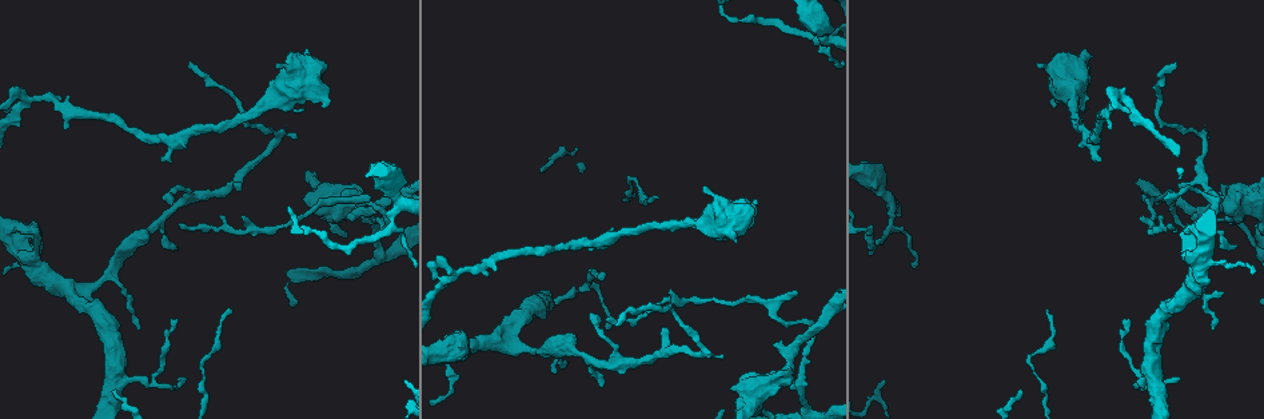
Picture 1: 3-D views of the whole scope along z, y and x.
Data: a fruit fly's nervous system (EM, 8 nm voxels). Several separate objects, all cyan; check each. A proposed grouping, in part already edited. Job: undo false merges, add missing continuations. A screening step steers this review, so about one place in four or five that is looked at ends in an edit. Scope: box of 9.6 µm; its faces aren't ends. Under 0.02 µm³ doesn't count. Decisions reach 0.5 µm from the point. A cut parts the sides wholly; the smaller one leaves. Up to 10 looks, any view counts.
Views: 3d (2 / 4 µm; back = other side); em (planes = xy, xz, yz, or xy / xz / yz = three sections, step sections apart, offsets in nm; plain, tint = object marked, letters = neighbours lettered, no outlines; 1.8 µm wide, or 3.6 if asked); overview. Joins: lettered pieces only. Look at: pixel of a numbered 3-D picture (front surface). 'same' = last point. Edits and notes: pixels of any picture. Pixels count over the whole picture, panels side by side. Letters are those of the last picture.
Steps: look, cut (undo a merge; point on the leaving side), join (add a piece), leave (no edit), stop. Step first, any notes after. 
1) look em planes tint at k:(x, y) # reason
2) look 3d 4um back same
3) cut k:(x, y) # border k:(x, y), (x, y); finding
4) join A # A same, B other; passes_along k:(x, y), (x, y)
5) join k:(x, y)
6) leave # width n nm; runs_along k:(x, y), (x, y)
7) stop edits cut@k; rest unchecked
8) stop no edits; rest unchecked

look 3d 2um back at 1:(588, 249)

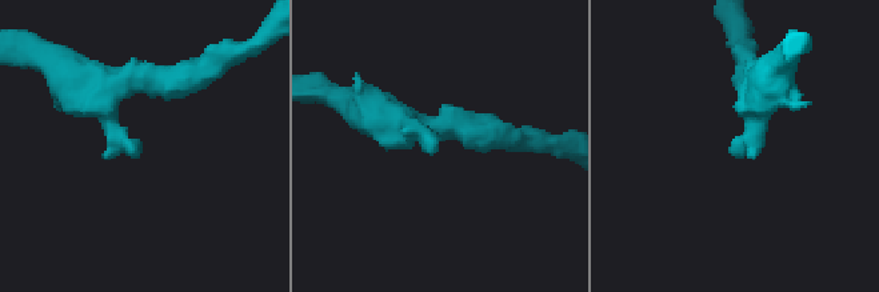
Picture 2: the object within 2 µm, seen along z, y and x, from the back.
look em xz step 8 letters at 2:(430, 151) # now the EM

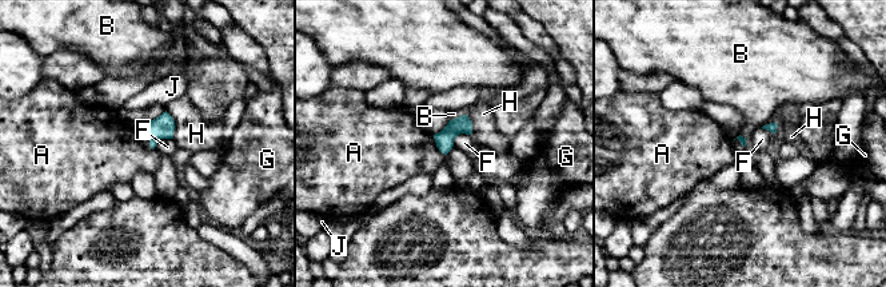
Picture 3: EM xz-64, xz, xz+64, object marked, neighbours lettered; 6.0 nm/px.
leave # A other, B other, F other, G other, H other, J other; border 3:(432, 135), (436, 147), (446, 155); no lettered piece goes on from it

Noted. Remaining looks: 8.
look em yz step 8 tint at 1:(665, 329) # branch stops here

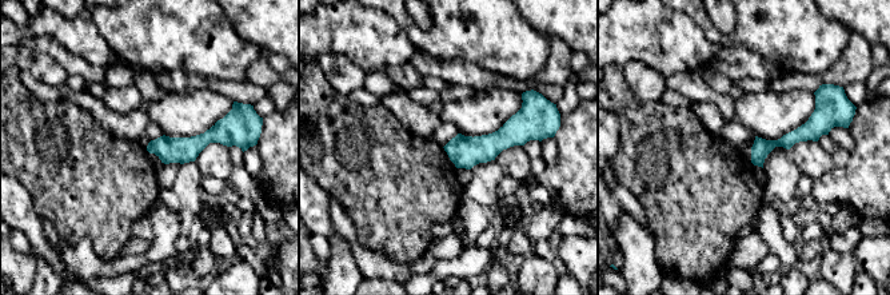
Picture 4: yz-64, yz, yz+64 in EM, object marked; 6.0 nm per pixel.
look em yz step 8 letters same

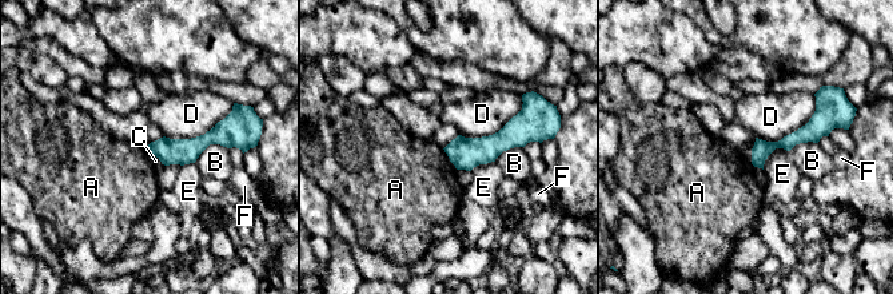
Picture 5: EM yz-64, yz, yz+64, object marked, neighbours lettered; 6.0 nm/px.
leave # A other, B other, C other, D other, E other, F other; runs_along 5:(228, 136), (188, 150), (151, 150); no lettered piece goes on from it

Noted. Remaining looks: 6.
look 3d 4um at 1:(1210, 137) # branch stops here

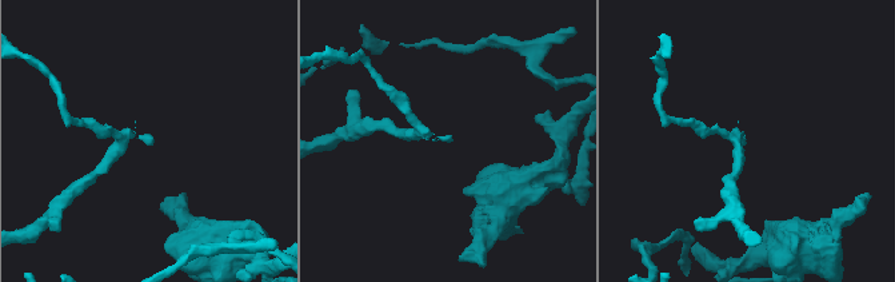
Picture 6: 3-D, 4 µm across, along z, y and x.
look em planes letters at 6:(152, 140) # now the EM

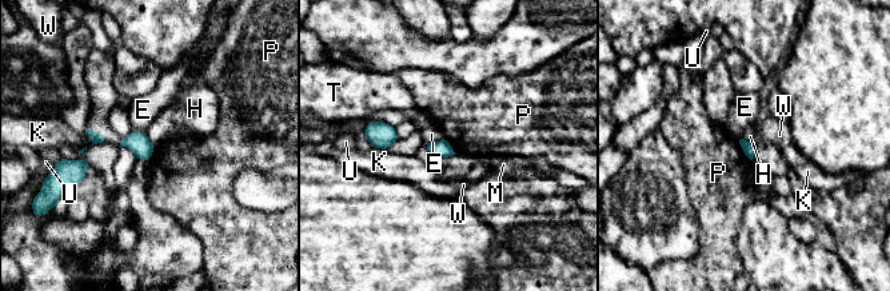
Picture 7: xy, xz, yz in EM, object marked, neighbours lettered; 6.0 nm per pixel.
leave # E other, H other, K other, M other, P other, T other, U other, W other; border 7:(738, 140), (743, 154), (750, 160); none of them fits

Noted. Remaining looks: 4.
look 3d 4um at 1:(301, 111) # branch stops here

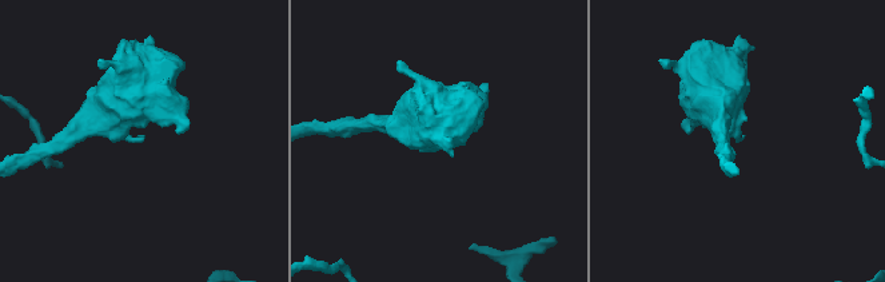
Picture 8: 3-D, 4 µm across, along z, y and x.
look em 3.6um yz step 8 letters at 8:(740, 135) # shape alone is not enough

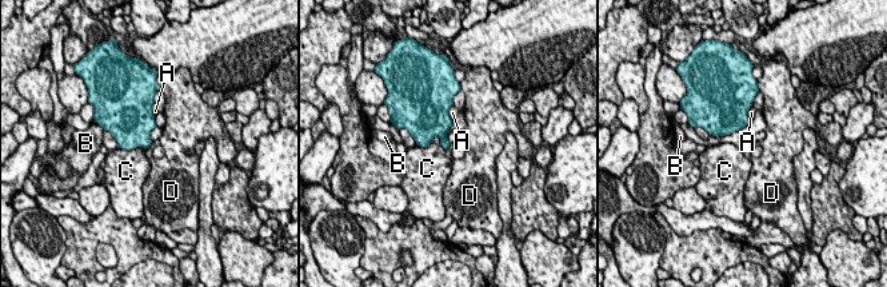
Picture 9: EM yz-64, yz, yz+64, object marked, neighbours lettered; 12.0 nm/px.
leave # longest_contact C 320 nm; A other, B other, C other, D other; border 9:(119, 147), (144, 150); no lettered piece goes on from it

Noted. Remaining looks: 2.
stop no edits; rest unchecked

